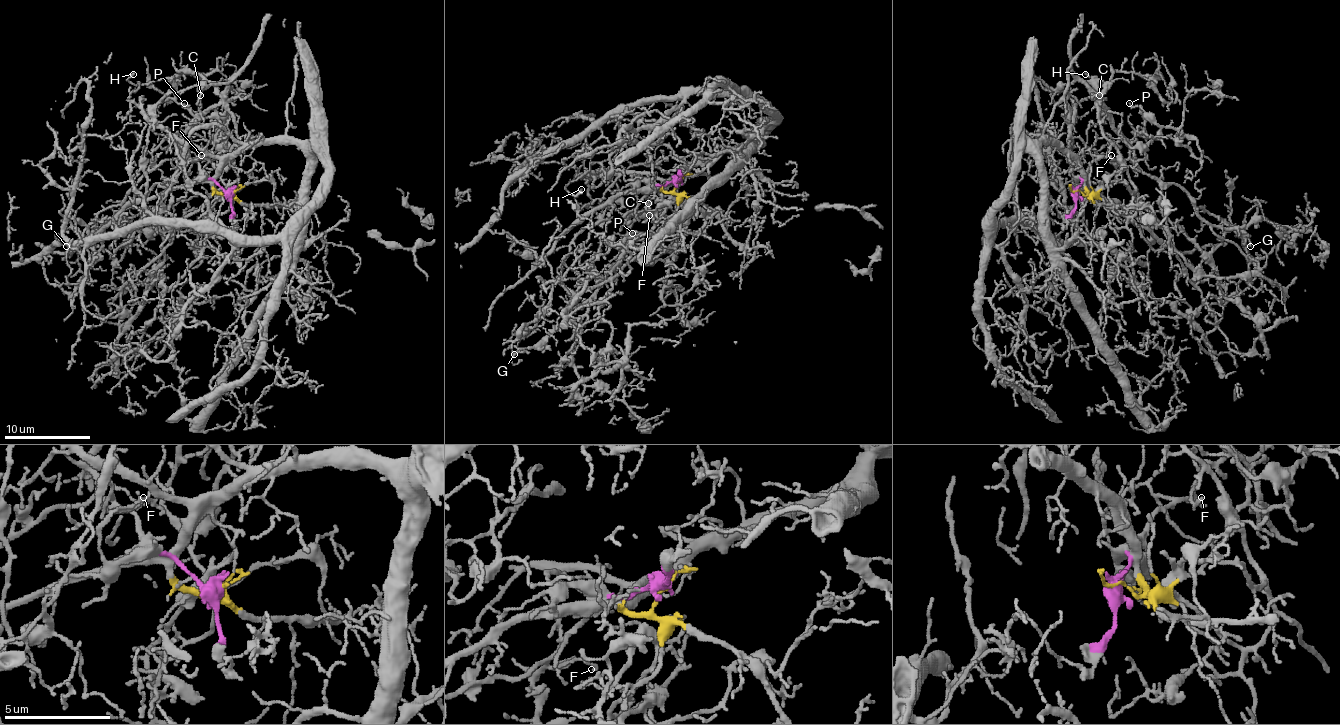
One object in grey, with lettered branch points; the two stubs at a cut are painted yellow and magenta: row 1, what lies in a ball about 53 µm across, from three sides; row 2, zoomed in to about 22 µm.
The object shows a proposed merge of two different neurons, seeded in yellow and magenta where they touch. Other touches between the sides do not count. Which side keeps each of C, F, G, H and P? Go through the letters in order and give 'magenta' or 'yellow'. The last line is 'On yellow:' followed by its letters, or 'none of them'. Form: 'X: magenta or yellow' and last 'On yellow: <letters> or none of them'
C: magenta
F: magenta
G: magenta
H: magenta
P: magenta
On yellow: none of them

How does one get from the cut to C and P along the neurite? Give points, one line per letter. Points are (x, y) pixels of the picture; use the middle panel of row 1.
C: (680, 181), (656, 185), (626, 221), (633, 221), (648, 206), (648, 202)
P: (680, 181), (667, 181), (643, 198), (626, 217), (628, 243), (643, 247), (633, 241), (633, 232)

